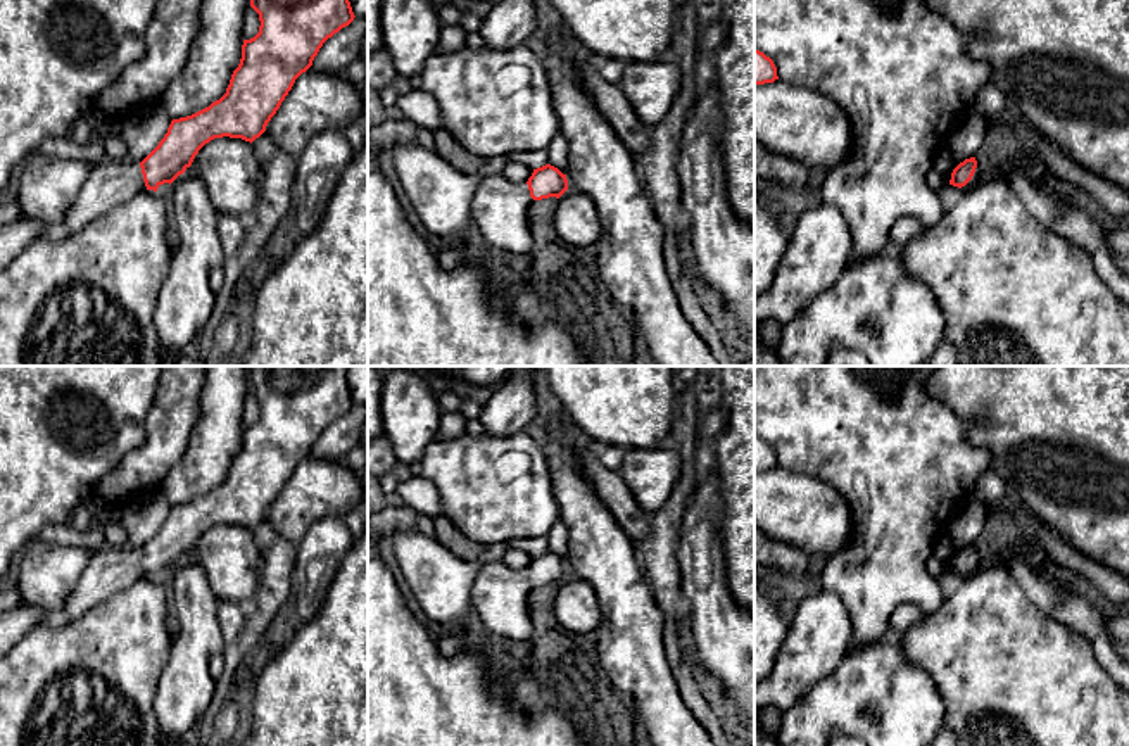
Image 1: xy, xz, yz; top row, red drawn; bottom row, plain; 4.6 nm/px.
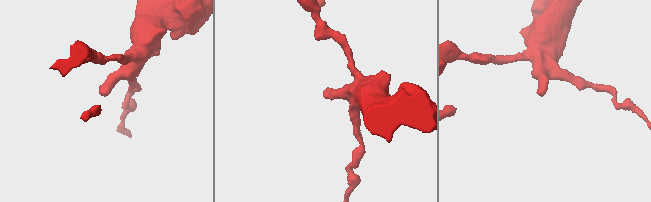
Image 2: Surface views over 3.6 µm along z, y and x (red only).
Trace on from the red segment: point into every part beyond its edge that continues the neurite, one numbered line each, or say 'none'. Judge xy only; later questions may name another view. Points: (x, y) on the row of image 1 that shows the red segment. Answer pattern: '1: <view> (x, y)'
1: xy (109, 183)

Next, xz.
1: xz (499, 208)

